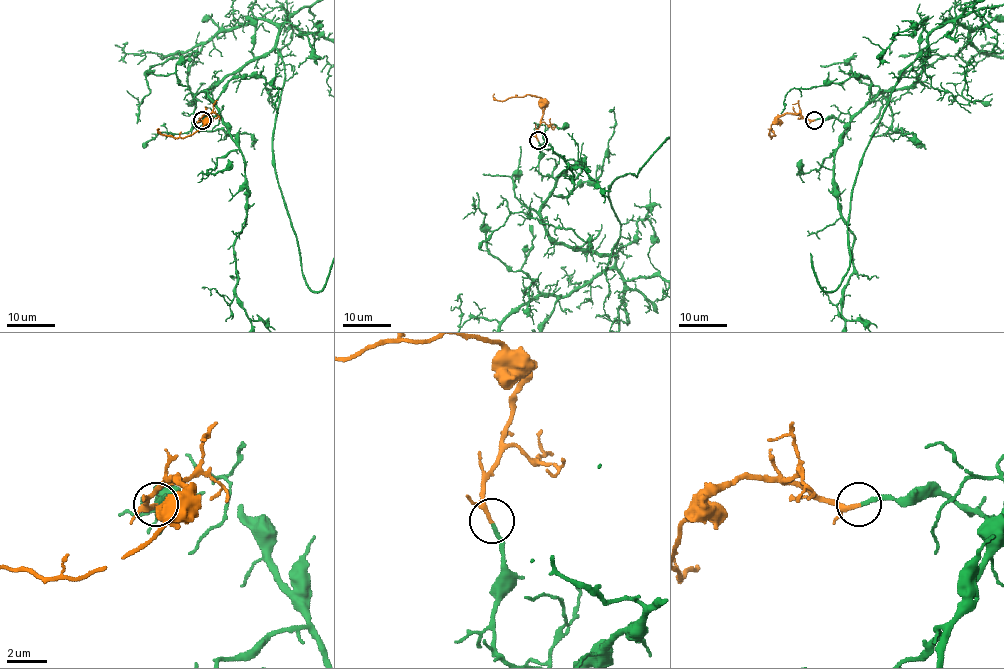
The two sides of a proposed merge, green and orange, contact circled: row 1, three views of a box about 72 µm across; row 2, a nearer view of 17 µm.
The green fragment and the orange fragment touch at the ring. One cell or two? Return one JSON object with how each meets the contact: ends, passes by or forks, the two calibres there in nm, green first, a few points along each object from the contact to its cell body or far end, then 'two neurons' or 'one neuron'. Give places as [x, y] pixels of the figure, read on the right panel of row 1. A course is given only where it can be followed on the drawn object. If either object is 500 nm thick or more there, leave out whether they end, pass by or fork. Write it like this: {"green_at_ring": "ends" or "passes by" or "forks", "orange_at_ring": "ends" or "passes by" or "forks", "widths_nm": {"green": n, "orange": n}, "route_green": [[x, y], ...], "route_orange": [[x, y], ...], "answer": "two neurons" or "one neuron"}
{"green_at_ring": "ends", "orange_at_ring": "passes by", "widths_nm": {"green": 200, "orange": 170}, "route_orange": [[814, 119], [783, 113], [770, 128], [769, 135], [775, 135], [768, 129]], "answer": "one neuron"}

